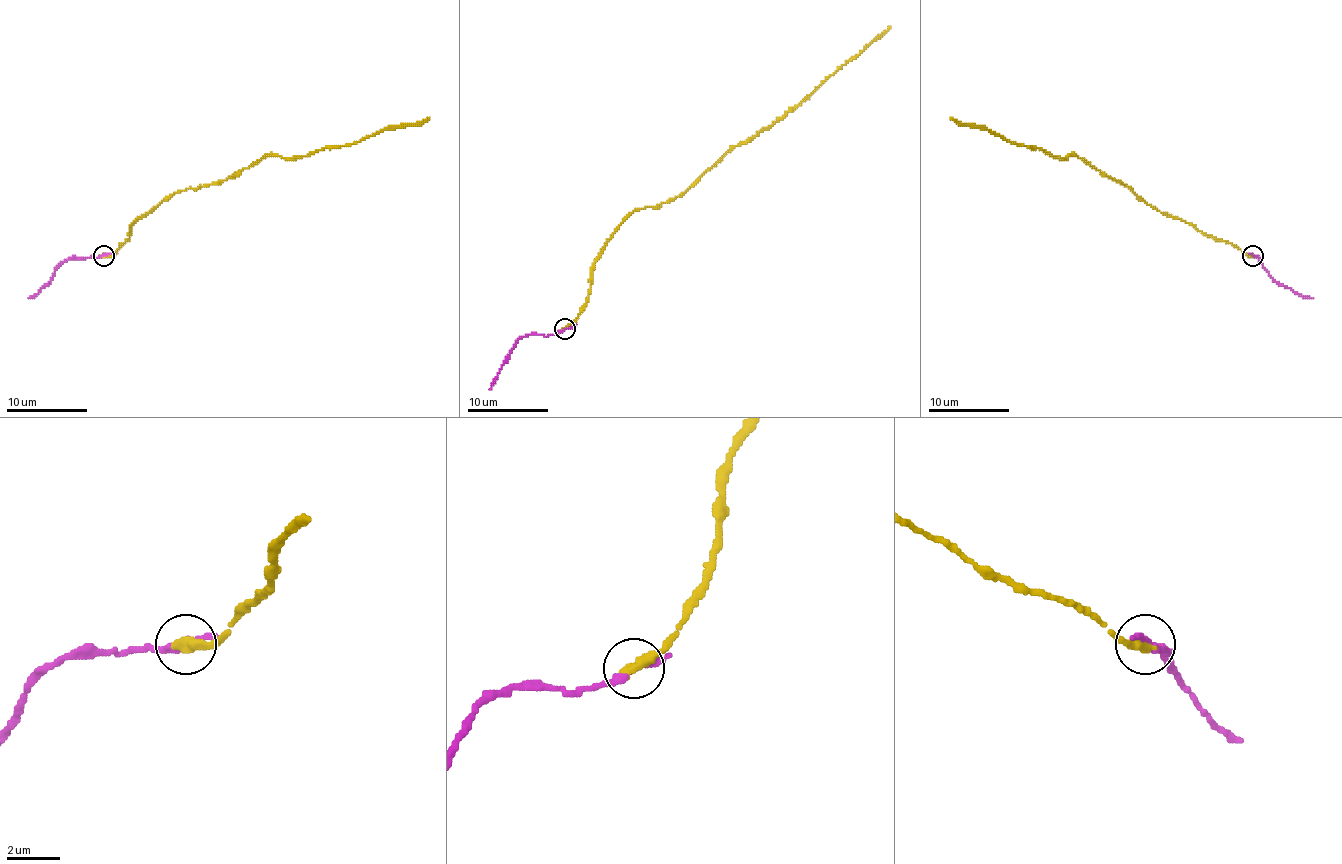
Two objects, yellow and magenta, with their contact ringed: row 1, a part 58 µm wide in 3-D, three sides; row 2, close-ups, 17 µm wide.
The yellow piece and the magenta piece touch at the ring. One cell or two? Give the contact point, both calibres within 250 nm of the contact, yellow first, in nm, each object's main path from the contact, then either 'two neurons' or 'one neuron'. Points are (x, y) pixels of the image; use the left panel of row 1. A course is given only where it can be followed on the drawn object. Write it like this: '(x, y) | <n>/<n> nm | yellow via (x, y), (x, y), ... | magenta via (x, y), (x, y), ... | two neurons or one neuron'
(103, 256) | 480/200 nm | yellow via (103, 255), (174, 192), (220, 184), (267, 156), (308, 156), (429, 117) | magenta via (103, 255), (64, 261), (48, 281), (28, 298) | one neuron

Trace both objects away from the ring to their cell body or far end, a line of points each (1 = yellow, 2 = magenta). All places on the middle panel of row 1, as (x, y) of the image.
1: (564, 328), (586, 302), (590, 269), (604, 243), (635, 211), (681, 196), (728, 152), (769, 129), (890, 26)
2: (564, 330), (546, 336), (525, 334), (509, 352), (489, 389)

